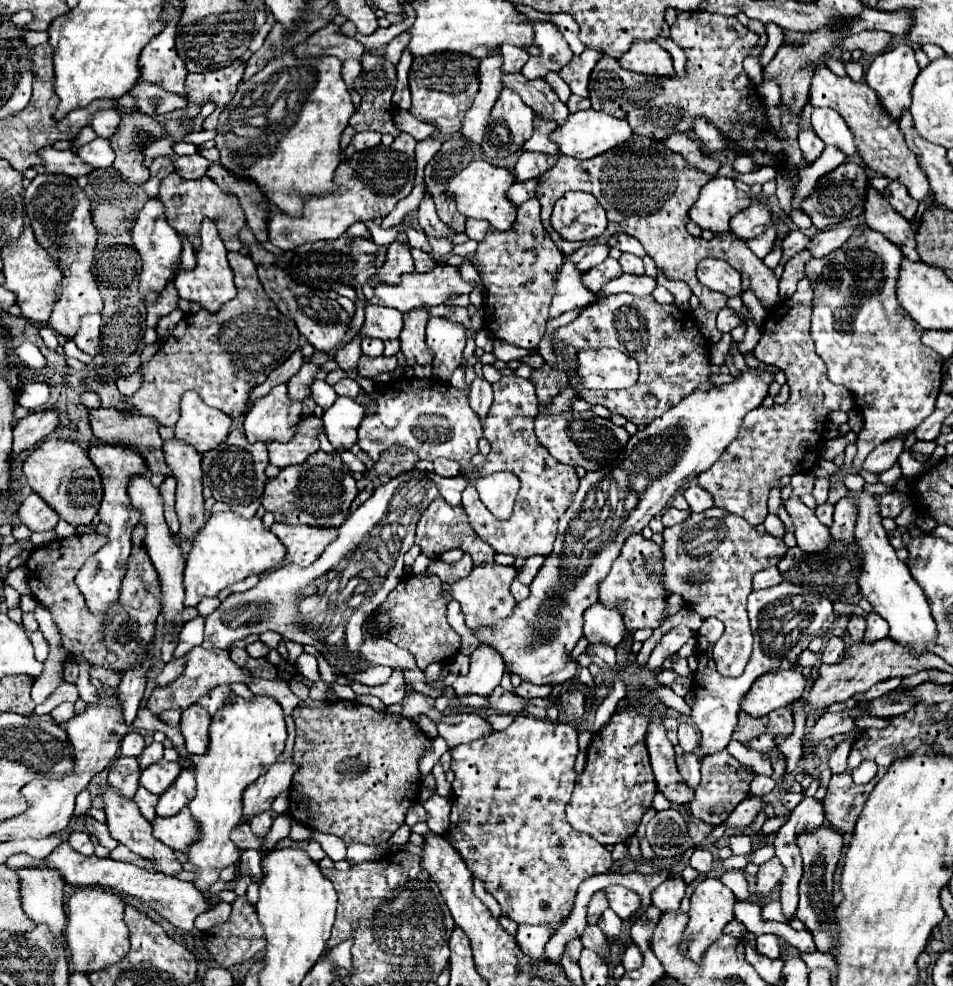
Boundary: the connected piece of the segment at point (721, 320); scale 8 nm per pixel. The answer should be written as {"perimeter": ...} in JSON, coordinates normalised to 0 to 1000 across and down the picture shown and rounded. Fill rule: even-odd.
{"perimeter":[[[758,312],[756,316],[753,316],[753,335],[756,337],[768,337],[770,333],[774,333],[774,331],[779,331],[779,329],[783,329],[783,325],[781,323],[776,323],[774,320],[774,316],[770,316],[770,314],[766,314],[766,312]]]}

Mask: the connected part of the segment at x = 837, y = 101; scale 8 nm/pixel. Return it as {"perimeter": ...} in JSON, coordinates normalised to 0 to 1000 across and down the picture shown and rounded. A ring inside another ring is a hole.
{"perimeter":[[[856,63],[854,69],[856,69],[856,73],[852,75],[852,85],[850,85],[850,95],[848,95],[850,105],[875,110],[886,120],[886,124],[890,126],[894,138],[898,138],[898,148],[902,150],[902,158],[907,160],[907,164],[915,172],[928,176],[930,181],[942,183],[949,189],[953,189],[953,195],[959,203],[963,203],[963,205],[972,203],[972,197],[976,195],[974,183],[972,183],[970,174],[965,172],[965,166],[963,166],[959,154],[951,148],[946,134],[942,130],[942,124],[936,122],[925,112],[919,93],[911,85],[896,83],[894,79],[877,77],[863,63]]]}

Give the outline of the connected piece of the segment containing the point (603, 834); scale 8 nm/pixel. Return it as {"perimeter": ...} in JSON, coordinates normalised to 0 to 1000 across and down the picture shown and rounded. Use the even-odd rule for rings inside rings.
{"perimeter":[[[653,718],[651,722],[644,722],[640,732],[621,748],[623,755],[619,753],[619,757],[617,757],[615,779],[604,793],[604,799],[600,803],[600,811],[594,817],[594,826],[596,826],[596,834],[604,842],[617,844],[634,858],[657,854],[657,850],[665,848],[676,824],[680,824],[684,819],[684,809],[690,803],[690,799],[688,799],[688,791],[686,791],[686,785],[682,779],[680,761],[676,755],[678,744],[680,744],[680,728],[669,720]]]}

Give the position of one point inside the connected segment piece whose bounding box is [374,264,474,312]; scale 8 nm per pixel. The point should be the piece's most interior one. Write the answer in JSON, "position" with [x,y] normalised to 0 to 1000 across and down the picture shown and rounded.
{"position":[438,294]}

